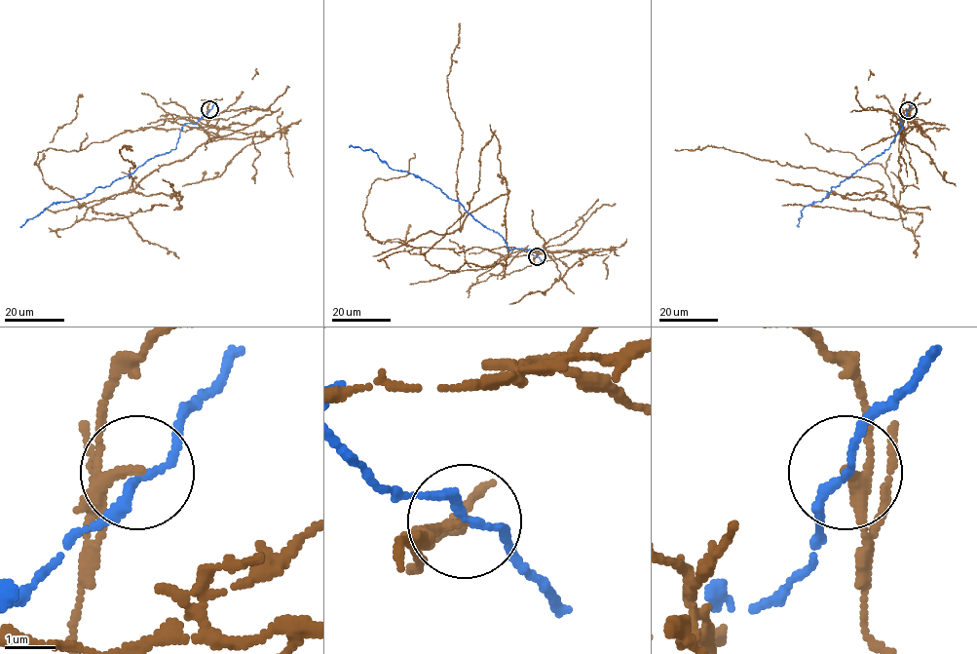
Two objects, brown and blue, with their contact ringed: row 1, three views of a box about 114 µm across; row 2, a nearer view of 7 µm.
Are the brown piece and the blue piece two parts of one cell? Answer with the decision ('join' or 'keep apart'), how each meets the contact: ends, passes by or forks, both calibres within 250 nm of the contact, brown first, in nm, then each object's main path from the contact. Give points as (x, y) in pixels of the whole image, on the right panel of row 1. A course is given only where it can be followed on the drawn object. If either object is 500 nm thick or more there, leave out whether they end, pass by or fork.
keep apart | brown passes by | blue passes by | 180/170 nm | brown via (908, 109), (915, 125), (901, 128), (899, 207), (867, 178), (782, 166), (721, 147), (674, 150) | blue via (908, 109), (887, 149), (839, 185), (832, 187), (821, 201), (805, 207), (799, 226)

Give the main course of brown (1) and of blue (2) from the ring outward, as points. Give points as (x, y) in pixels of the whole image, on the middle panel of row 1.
1: (537, 256), (552, 259), (537, 249), (456, 252), (407, 243), (461, 231), (462, 131), (447, 76), (460, 22)
2: (537, 256), (523, 249), (510, 250), (502, 236), (437, 187), (392, 170), (370, 149), (349, 147)

